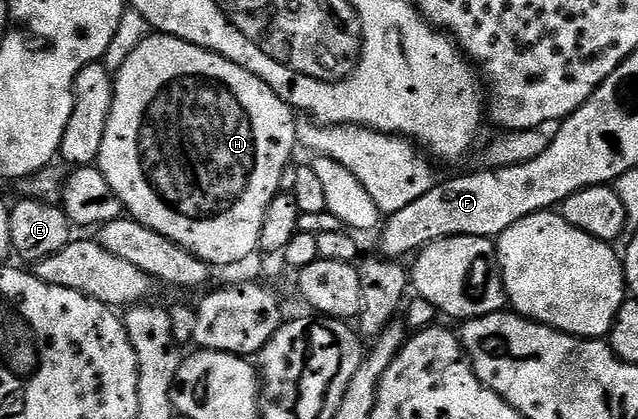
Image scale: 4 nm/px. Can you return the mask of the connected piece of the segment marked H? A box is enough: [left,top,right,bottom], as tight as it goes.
[98,33,296,268]

